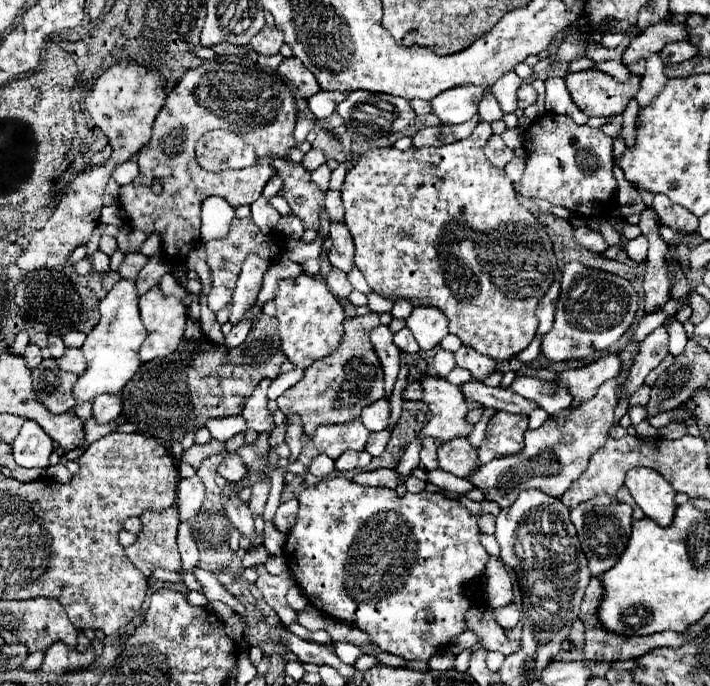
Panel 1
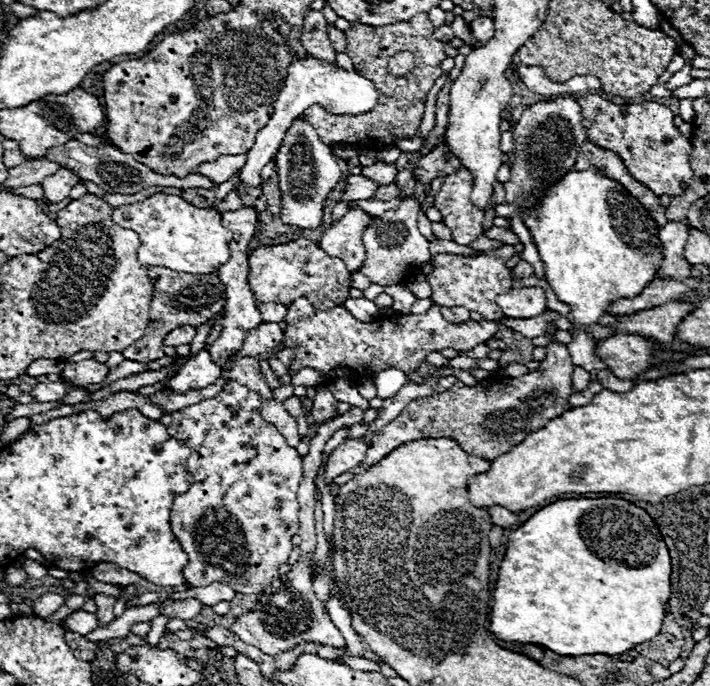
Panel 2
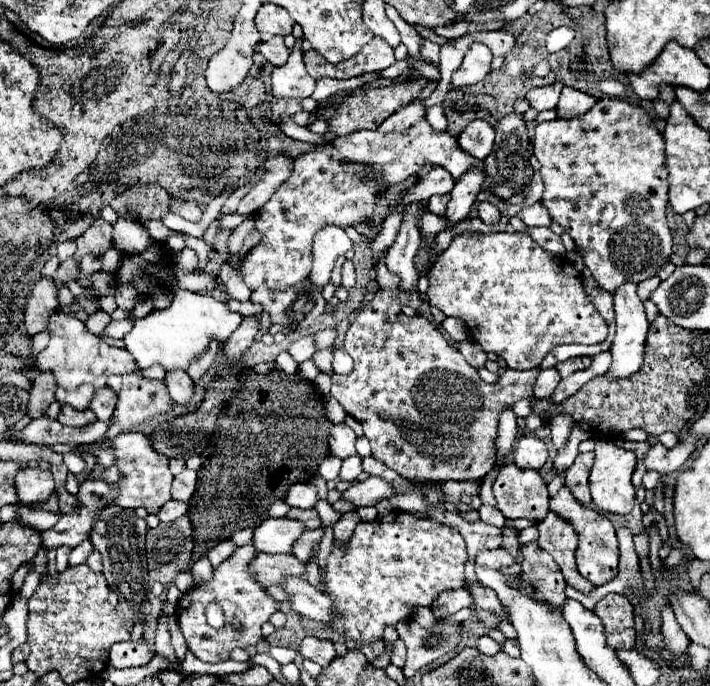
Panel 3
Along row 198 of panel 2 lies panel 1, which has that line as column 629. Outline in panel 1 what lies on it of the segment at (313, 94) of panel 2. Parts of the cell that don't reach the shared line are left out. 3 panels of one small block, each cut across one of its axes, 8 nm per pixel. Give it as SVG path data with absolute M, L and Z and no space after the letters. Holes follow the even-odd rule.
M638 236L634 240L630 240L626 244L626 252L632 260L636 262L644 262L646 260L646 252L648 252L648 238L646 236Z

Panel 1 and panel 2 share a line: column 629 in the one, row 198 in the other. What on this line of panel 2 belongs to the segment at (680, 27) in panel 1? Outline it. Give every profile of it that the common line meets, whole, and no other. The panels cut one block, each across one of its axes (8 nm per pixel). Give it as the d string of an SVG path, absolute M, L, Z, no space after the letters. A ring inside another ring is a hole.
M62 166L56 174L52 174L50 178L46 178L46 182L42 182L42 190L48 202L60 202L64 200L70 190L80 182L78 174L66 166Z

